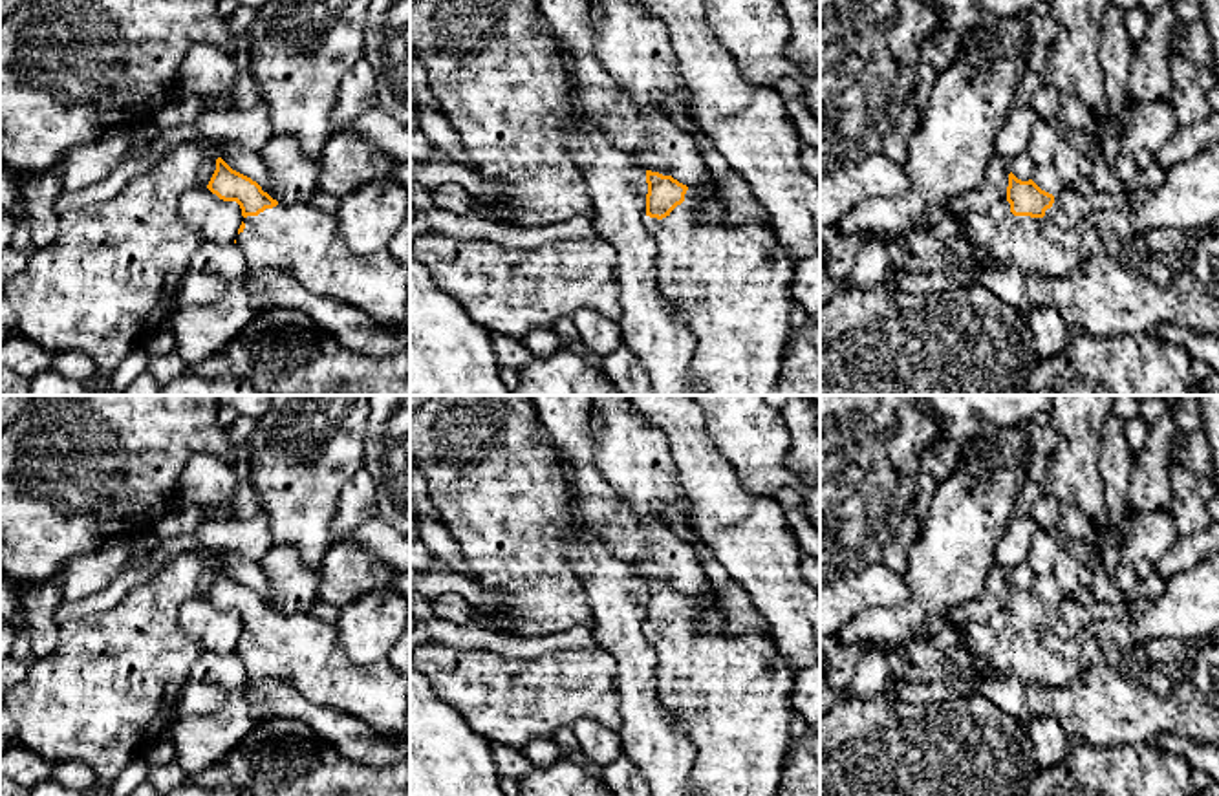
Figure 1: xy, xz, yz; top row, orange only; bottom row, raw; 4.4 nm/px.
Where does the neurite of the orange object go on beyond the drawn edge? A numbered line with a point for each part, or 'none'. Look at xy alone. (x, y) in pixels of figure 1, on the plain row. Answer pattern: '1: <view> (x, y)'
1: xy (301, 650)

